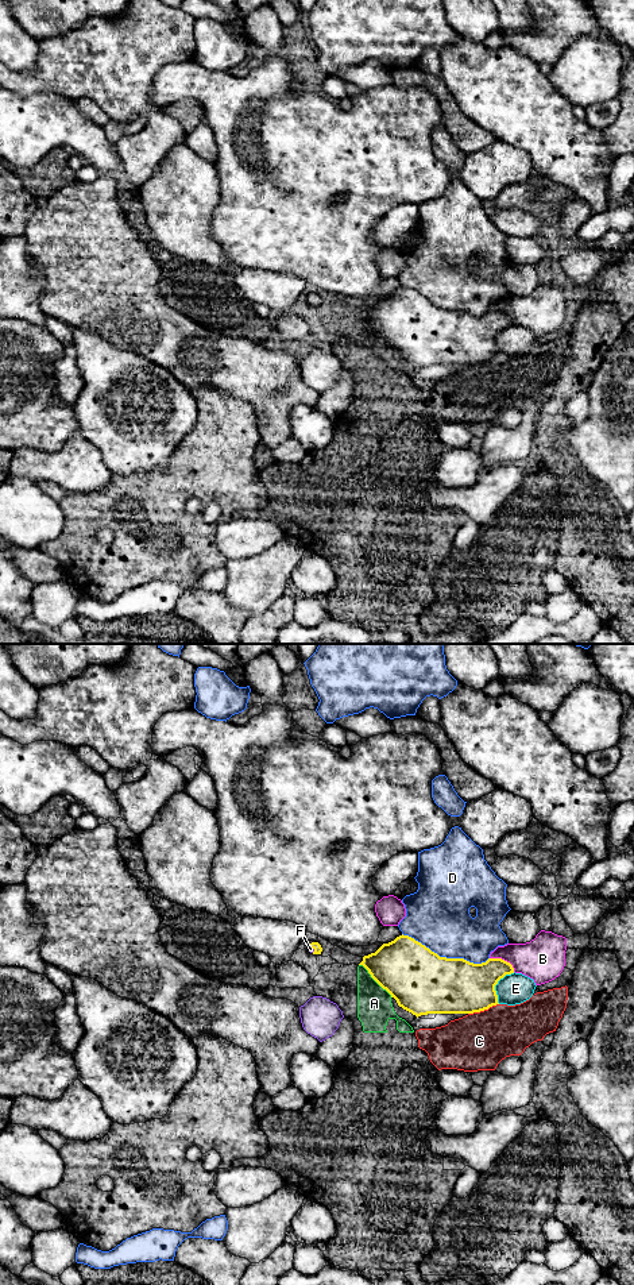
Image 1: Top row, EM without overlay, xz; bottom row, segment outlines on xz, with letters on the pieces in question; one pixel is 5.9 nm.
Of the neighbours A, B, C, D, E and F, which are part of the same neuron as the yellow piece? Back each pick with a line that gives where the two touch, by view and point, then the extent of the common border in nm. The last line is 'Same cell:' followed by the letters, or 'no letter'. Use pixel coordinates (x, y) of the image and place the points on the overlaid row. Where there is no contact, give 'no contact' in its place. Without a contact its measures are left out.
F: contact xz (312, 948); length 50 nm
Same cell: F

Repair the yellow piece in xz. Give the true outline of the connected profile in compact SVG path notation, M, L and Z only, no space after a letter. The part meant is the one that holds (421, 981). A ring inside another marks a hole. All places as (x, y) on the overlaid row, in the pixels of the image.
M399 935L383 944L375 953L363 957L363 965L371 977L394 997L399 1007L417 1018L428 1014L473 1014L498 1003L495 985L506 975L514 973L510 962L488 958L473 964L464 958L440 957L409 935Z

